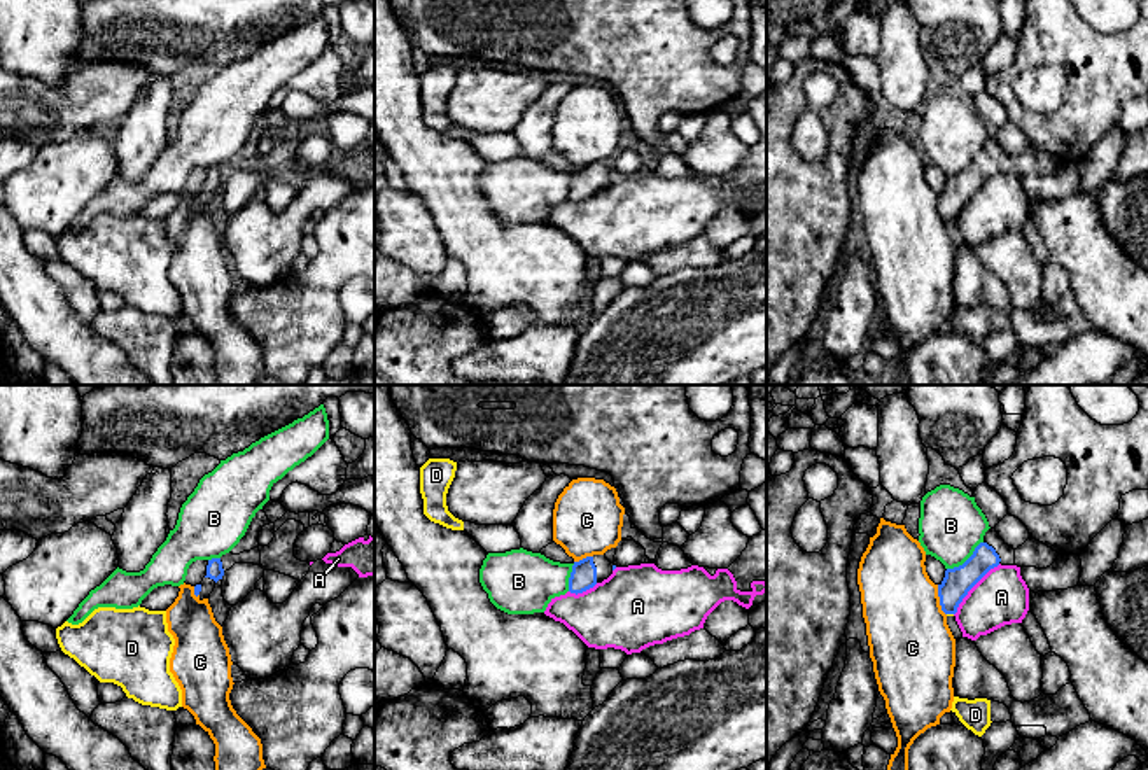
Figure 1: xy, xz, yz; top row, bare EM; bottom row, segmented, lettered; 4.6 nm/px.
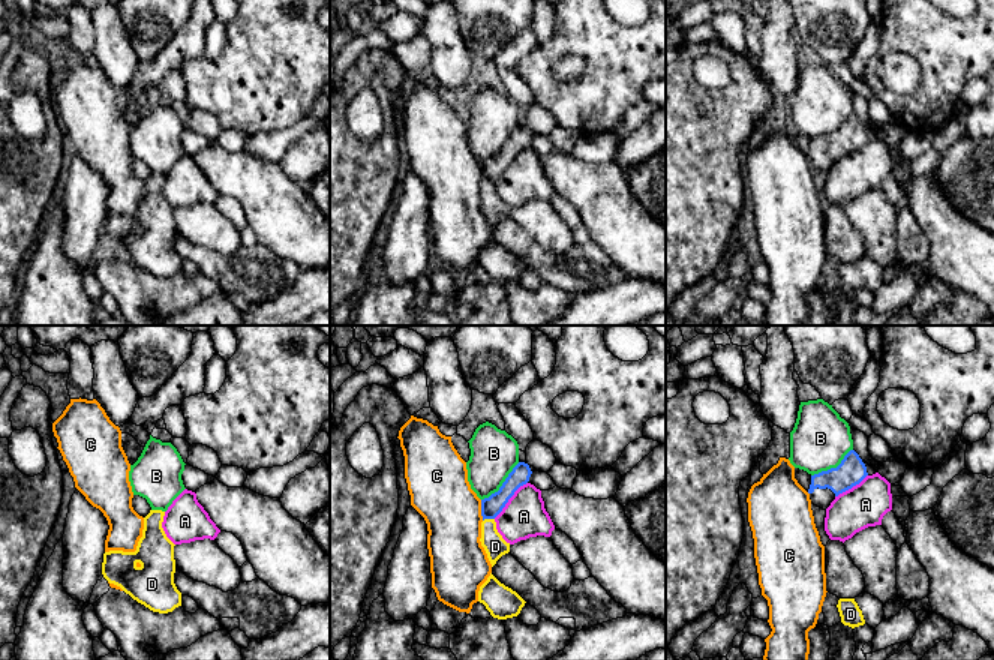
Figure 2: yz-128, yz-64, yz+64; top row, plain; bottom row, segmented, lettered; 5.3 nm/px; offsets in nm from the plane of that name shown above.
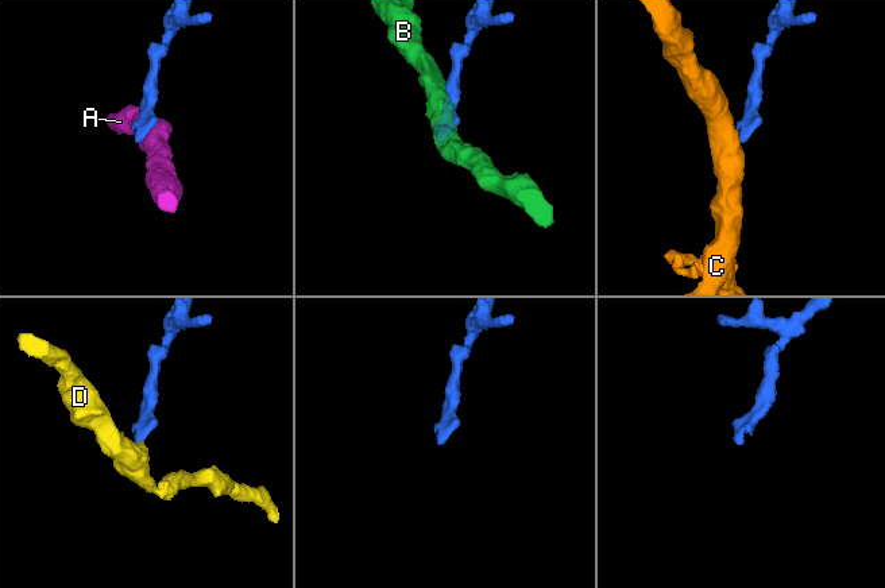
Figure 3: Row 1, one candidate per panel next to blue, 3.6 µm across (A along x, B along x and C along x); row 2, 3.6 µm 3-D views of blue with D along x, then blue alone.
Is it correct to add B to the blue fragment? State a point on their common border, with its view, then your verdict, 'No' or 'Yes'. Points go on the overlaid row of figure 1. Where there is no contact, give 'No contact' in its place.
Touches blue at yz (966, 560). No

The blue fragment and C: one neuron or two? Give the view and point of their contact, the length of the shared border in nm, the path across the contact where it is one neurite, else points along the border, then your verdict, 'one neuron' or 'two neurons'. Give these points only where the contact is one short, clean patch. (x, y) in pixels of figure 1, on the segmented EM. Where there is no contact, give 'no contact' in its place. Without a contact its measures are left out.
yz (940, 601) | 150 nm | along yz (937, 585), (940, 609), (945, 615) | two neurons

